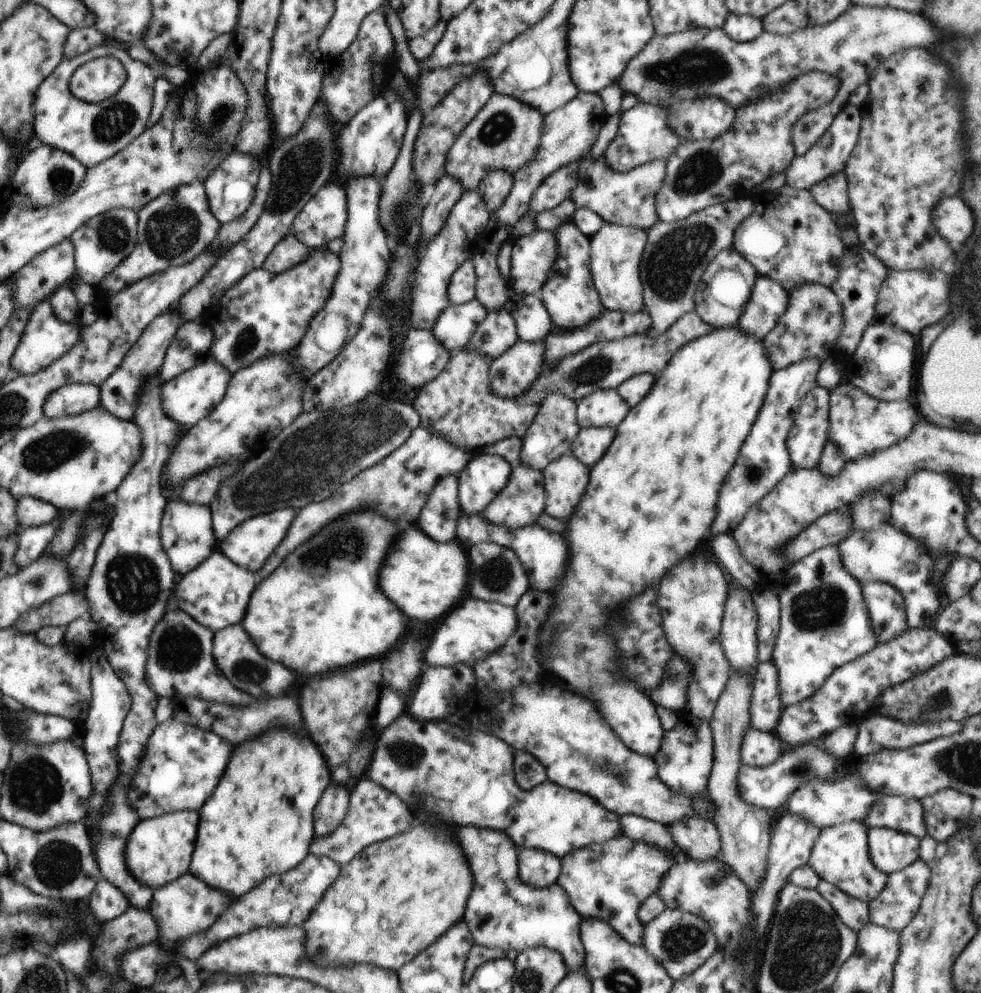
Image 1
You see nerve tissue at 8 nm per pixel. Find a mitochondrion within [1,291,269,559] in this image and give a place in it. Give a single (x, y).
(59, 447)

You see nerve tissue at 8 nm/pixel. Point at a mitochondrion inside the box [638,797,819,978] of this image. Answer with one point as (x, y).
(680, 941)

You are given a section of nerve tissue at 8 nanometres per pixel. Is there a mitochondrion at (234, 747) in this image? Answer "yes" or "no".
no

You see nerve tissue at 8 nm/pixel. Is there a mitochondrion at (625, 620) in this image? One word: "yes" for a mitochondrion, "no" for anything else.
yes

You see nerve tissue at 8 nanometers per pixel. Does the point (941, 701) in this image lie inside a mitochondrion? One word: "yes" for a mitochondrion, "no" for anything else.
yes

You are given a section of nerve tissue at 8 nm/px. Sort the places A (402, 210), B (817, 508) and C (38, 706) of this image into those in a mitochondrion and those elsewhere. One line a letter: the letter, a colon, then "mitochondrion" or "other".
A: mitochondrion
B: other
C: other

